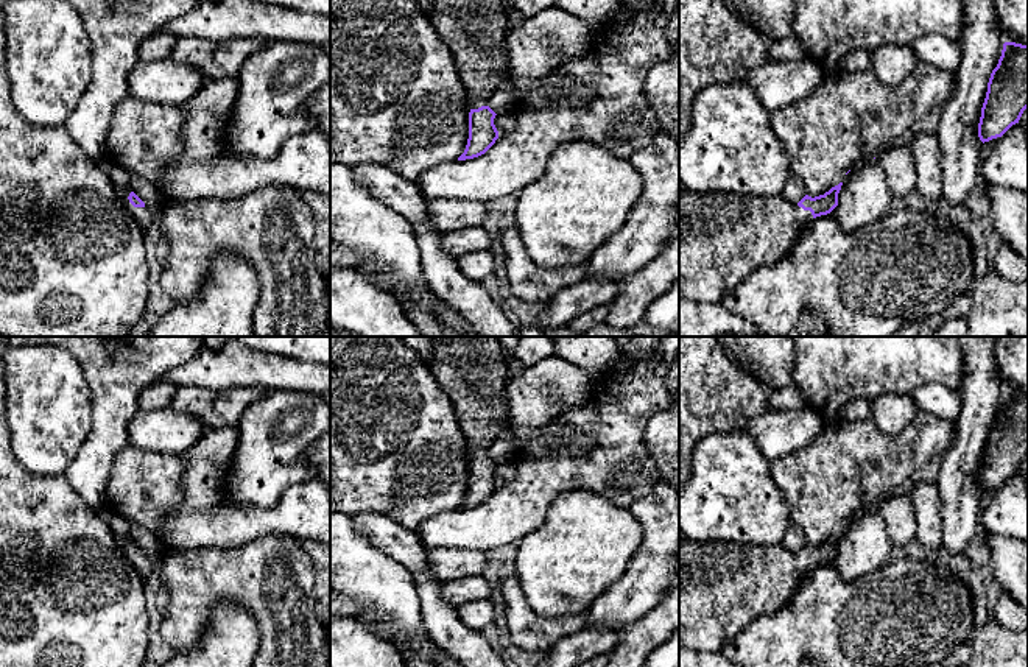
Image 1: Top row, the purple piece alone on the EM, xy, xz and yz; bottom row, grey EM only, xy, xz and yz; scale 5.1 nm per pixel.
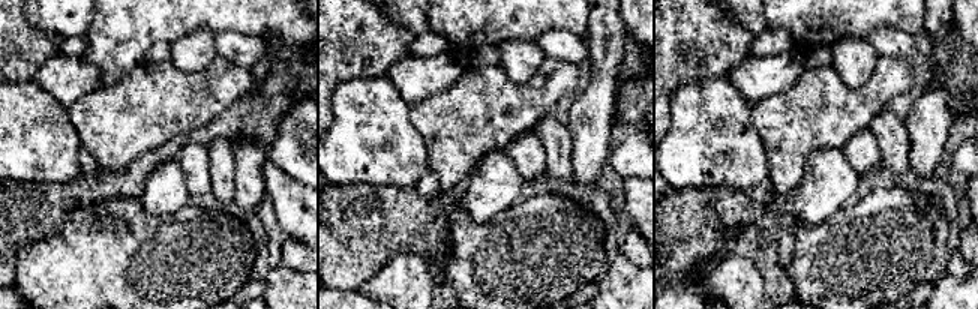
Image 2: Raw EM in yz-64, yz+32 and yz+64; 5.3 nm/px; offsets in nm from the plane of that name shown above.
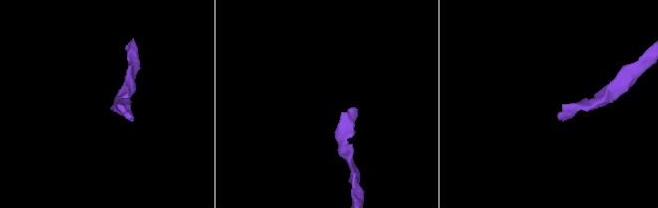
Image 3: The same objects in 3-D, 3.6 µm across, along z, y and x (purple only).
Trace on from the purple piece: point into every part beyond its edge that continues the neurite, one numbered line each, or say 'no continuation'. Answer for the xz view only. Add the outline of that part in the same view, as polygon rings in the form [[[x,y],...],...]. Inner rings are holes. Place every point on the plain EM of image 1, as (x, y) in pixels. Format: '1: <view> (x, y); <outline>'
1: xz (471, 370); [[[431,337],[431,355],[425,365],[452,399],[470,458],[488,455],[491,444],[500,438],[508,416],[508,357],[497,337]]]

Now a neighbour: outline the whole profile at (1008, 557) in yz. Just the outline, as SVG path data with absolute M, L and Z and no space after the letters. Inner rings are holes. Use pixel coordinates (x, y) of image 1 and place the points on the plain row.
M984 536L995 580L1028 614L1028 542L1008 536Z

